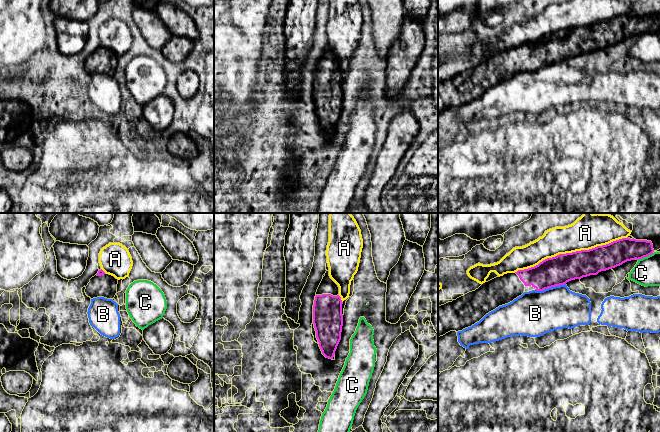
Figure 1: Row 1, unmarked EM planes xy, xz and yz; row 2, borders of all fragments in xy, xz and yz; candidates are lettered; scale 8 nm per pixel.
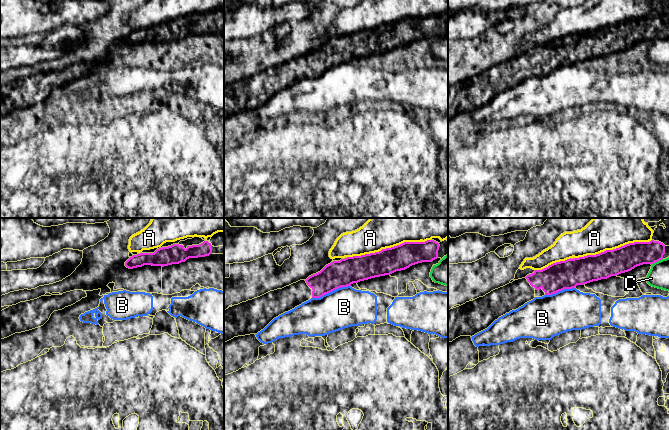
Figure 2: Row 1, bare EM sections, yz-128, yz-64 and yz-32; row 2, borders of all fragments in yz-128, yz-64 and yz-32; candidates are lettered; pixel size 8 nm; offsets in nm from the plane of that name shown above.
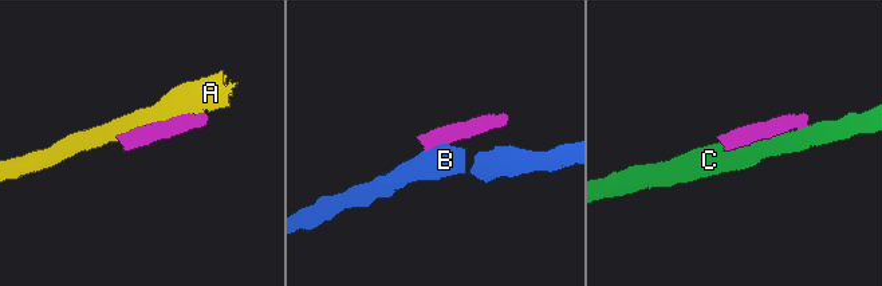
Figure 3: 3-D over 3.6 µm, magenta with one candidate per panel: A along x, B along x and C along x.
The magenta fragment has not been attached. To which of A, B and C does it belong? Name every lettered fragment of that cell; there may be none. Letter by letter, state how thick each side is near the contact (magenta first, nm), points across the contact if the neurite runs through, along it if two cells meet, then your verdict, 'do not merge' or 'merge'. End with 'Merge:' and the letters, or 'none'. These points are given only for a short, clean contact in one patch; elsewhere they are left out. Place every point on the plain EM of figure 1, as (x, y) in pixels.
A: 240 nm thick on the magenta side, 220 nm on the other; do not merge
B: 240 nm thick on the magenta side, 360 nm on the other; border along yz (565, 59), (542, 66), (535, 66); do not merge
C: 200 nm thick on the magenta side, 220 nm on the other; border along yz (653, 29), (638, 36); do not merge
Merge: none

